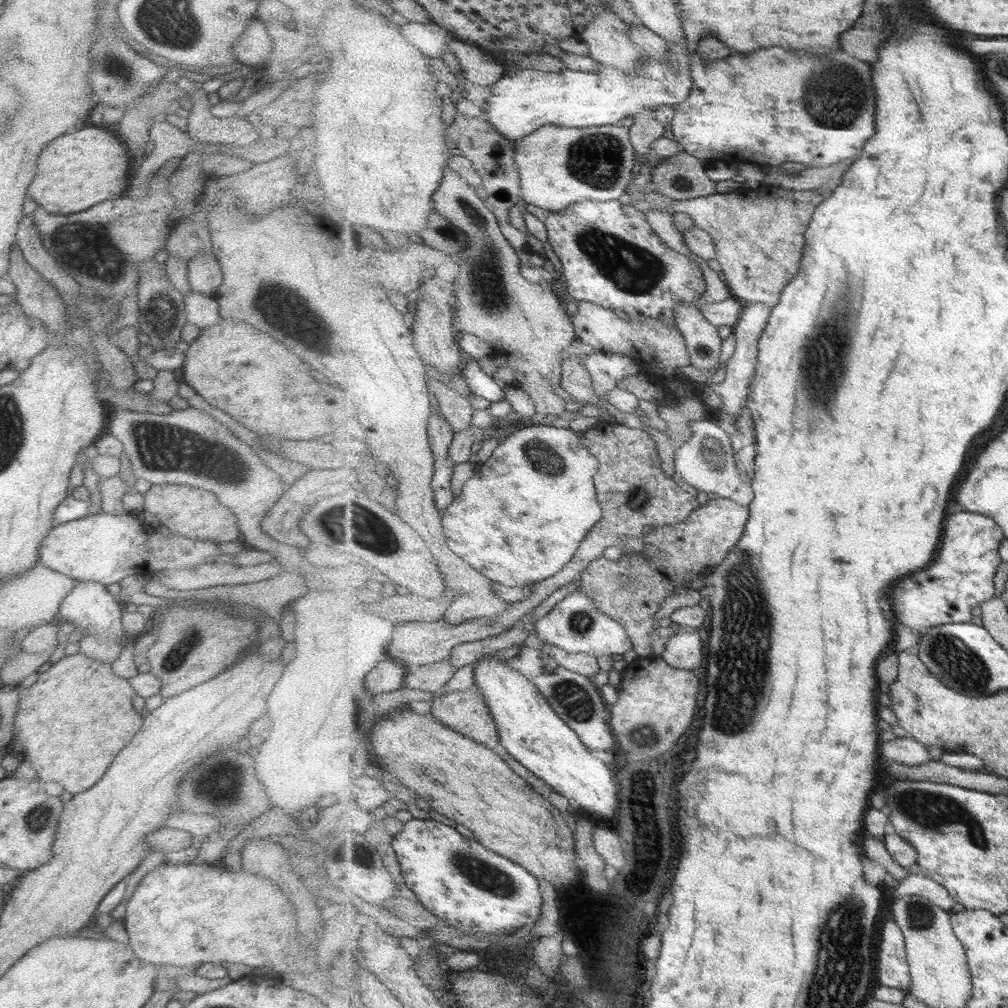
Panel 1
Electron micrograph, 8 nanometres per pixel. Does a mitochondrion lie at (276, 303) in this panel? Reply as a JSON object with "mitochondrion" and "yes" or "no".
{"mitochondrion":"yes"}

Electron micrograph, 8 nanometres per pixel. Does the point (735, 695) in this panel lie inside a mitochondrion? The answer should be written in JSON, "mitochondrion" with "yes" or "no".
{"mitochondrion":"yes"}

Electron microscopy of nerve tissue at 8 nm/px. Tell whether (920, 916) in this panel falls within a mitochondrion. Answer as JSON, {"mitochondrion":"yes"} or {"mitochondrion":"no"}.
{"mitochondrion":"yes"}

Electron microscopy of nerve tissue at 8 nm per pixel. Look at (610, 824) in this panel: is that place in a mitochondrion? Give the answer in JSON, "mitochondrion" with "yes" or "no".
{"mitochondrion":"no"}

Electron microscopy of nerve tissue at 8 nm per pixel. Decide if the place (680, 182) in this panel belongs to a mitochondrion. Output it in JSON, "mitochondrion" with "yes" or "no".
{"mitochondrion":"yes"}

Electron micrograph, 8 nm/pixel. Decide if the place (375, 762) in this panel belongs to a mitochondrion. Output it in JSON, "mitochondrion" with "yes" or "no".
{"mitochondrion":"no"}

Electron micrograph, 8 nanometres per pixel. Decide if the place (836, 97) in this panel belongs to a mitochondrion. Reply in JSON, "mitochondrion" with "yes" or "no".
{"mitochondrion":"yes"}

